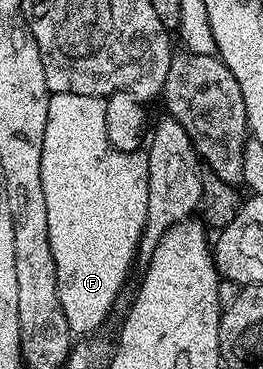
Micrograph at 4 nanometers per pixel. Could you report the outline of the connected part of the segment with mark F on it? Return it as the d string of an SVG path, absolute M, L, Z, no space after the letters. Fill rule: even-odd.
M74 93L52 94L57 101L51 98L49 102L53 104L53 109L47 107L47 127L43 135L43 147L41 148L41 178L43 179L43 195L47 199L47 229L48 238L51 239L51 255L55 259L55 279L59 287L59 307L63 307L63 315L67 317L70 332L75 335L91 335L98 332L98 329L105 321L109 312L113 309L113 304L117 301L117 296L121 293L121 288L125 285L125 280L129 277L129 268L137 257L137 244L141 242L141 232L147 219L147 156L144 152L120 153L118 149L113 149L107 139L107 123L105 122L105 103L100 97L91 95L75 95Z

